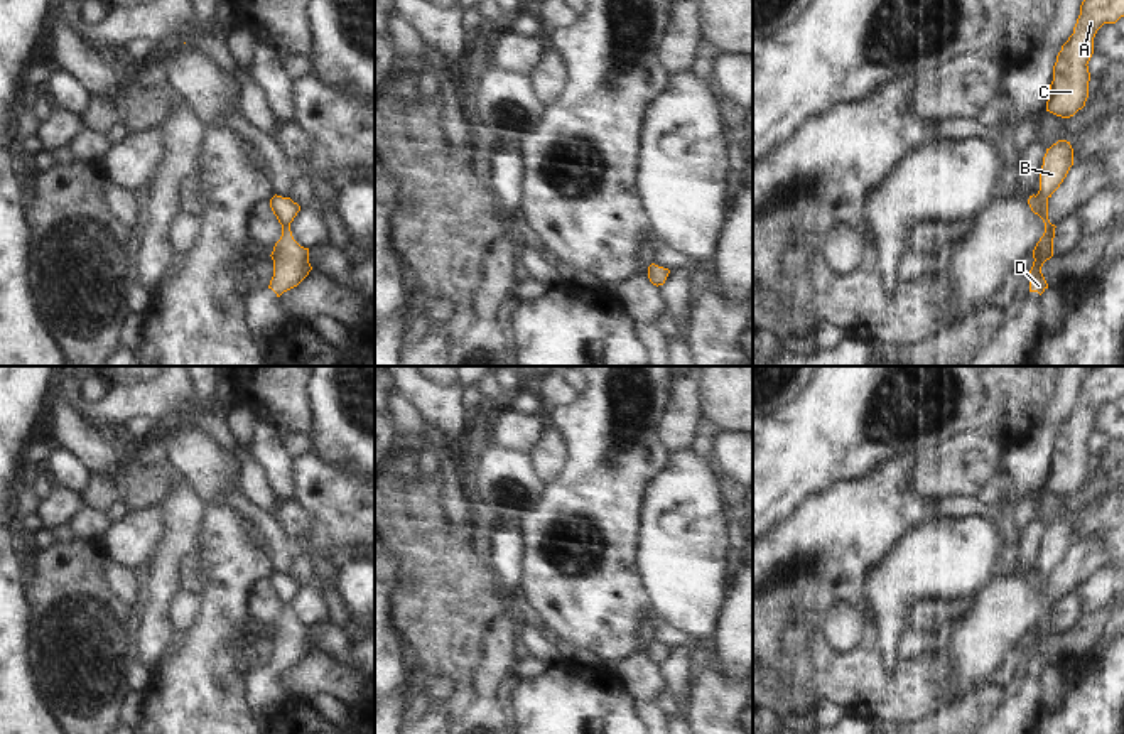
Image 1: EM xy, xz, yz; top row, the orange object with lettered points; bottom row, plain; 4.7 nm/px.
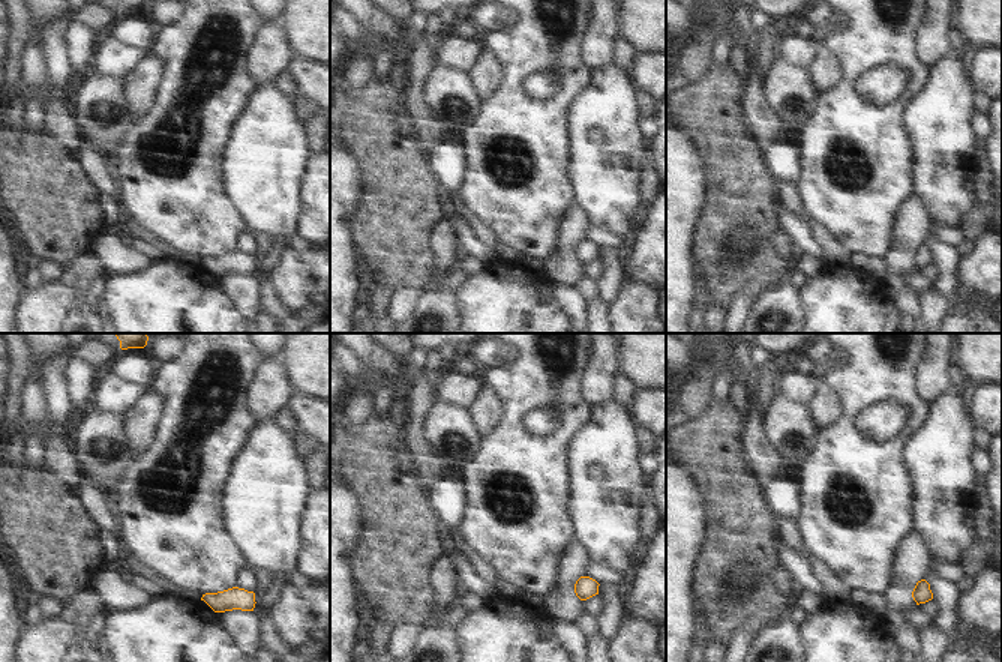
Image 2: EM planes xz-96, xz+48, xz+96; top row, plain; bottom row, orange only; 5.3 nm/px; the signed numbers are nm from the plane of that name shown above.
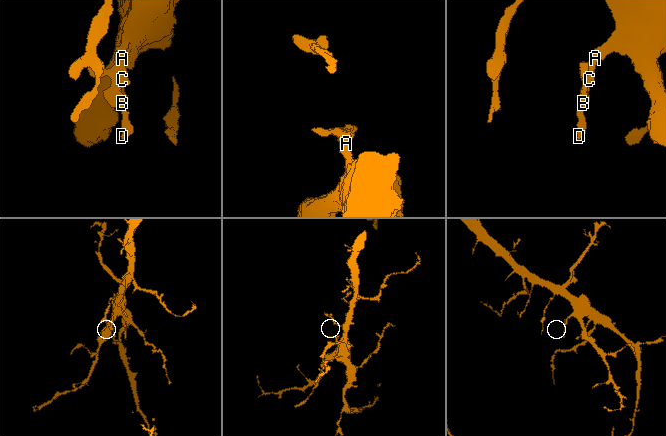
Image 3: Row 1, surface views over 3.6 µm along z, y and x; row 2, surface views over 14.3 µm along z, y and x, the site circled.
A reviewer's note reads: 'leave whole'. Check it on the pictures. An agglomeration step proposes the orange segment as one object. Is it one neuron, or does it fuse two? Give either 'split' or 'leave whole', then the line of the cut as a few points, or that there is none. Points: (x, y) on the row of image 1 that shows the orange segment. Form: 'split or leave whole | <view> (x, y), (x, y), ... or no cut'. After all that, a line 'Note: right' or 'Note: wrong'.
leave whole | no cut
Note: right

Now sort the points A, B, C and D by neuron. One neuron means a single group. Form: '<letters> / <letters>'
A B C D

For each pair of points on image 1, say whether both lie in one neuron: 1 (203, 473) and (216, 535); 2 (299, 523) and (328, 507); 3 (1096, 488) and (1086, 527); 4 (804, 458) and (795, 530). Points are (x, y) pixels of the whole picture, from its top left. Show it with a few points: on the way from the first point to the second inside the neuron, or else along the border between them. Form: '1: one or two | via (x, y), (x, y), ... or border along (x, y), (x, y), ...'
1: two | border along (205, 505), (230, 505), (247, 518)
2: two | border along (292, 498), (314, 523), (308, 537)
3: two | border along (1106, 488), (1089, 498), (1069, 518)
4: two | border along (834, 486), (804, 500), (770, 532)

